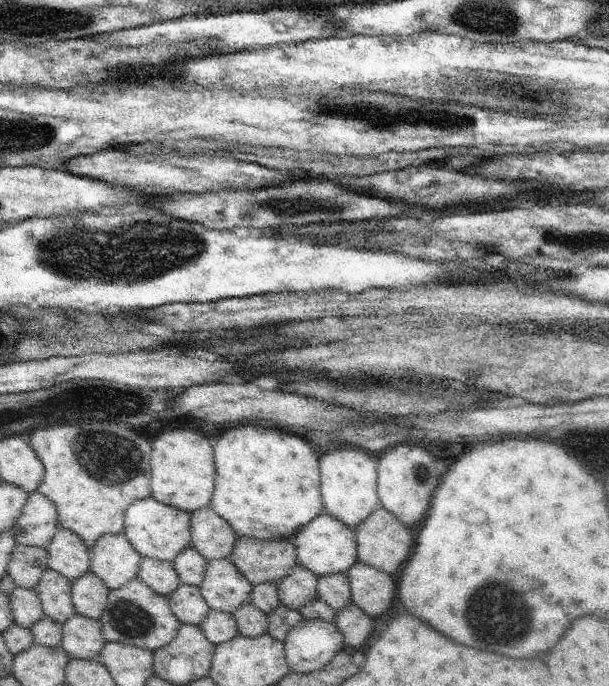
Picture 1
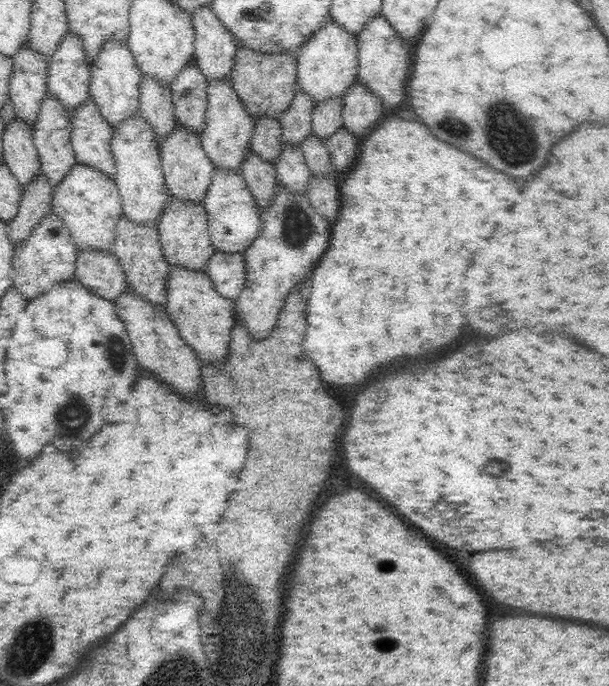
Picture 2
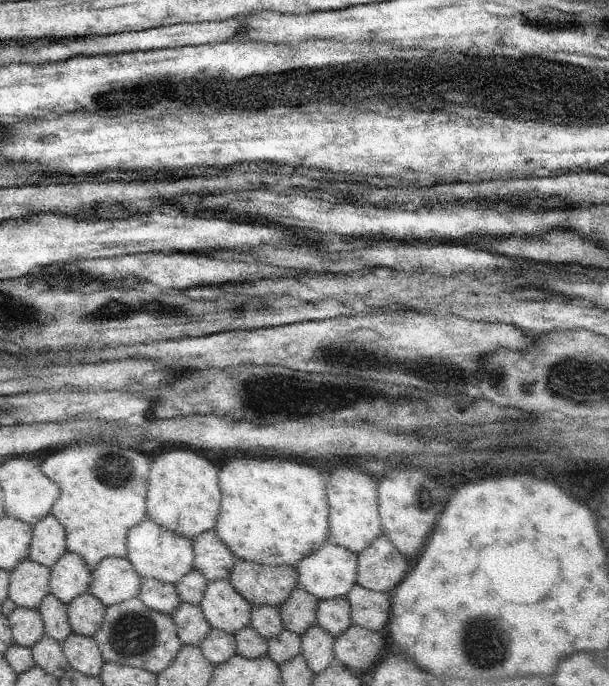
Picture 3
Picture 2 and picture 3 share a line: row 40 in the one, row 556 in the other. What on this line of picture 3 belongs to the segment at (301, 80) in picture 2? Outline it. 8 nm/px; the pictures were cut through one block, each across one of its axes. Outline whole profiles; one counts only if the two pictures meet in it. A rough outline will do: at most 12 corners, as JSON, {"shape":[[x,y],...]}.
{"shape":[[328,538],[295,569],[319,602],[346,597],[357,554]]}

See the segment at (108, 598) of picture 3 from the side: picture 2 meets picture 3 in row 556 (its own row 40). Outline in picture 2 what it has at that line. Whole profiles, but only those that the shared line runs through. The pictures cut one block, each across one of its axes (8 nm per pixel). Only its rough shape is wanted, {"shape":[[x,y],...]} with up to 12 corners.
{"shape":[[126,41],[91,64],[90,98],[115,129],[139,108],[143,74]]}

